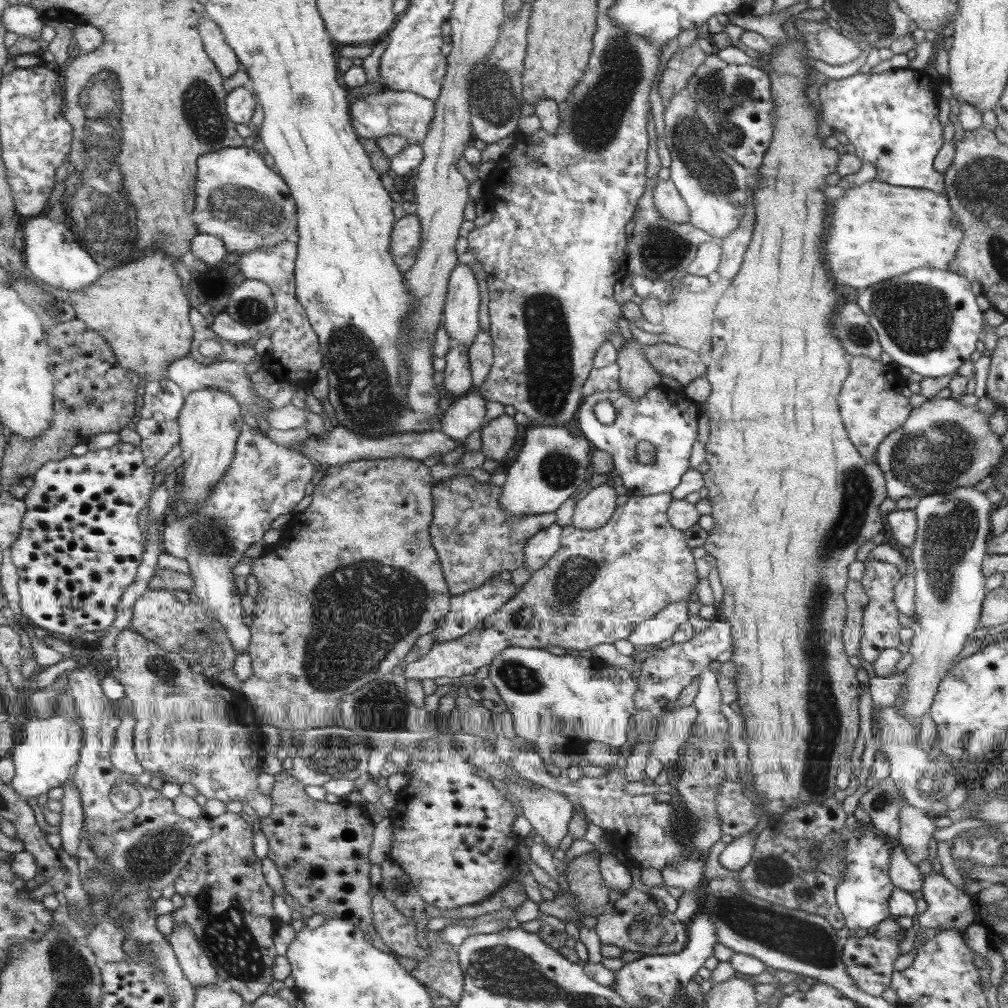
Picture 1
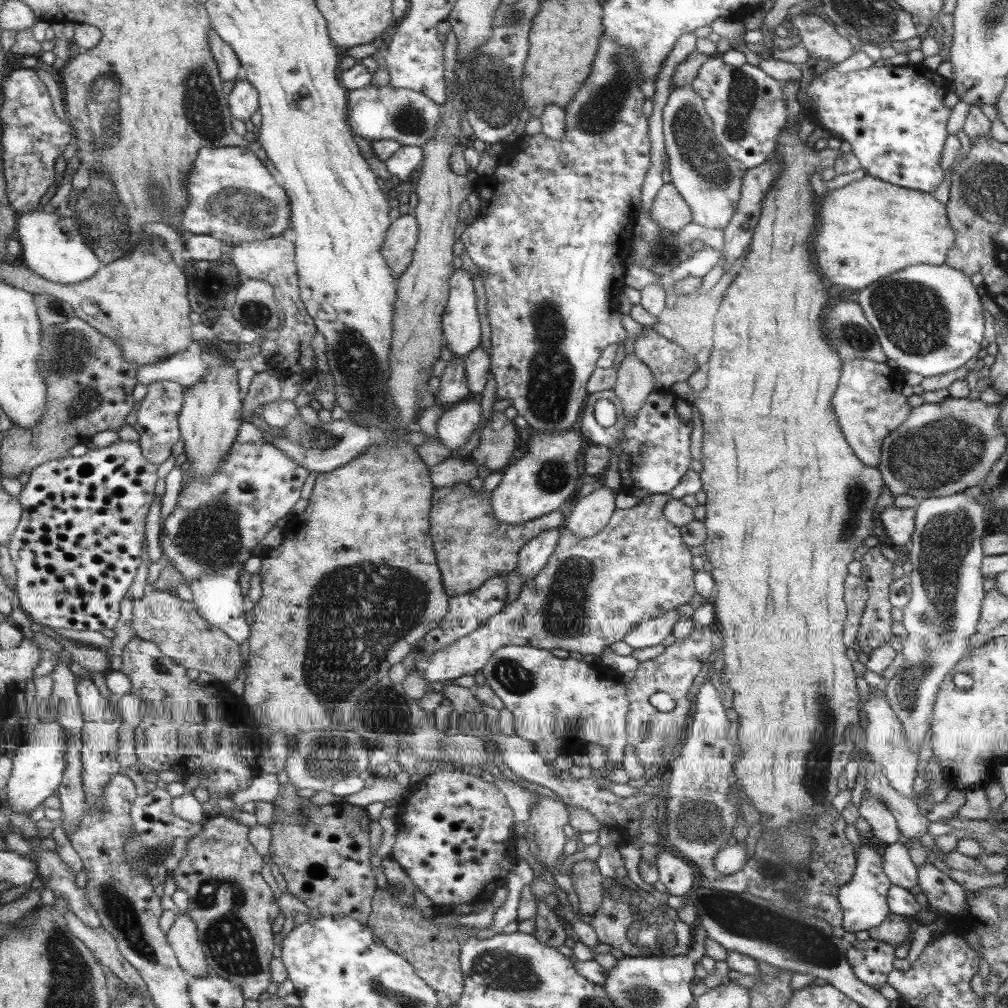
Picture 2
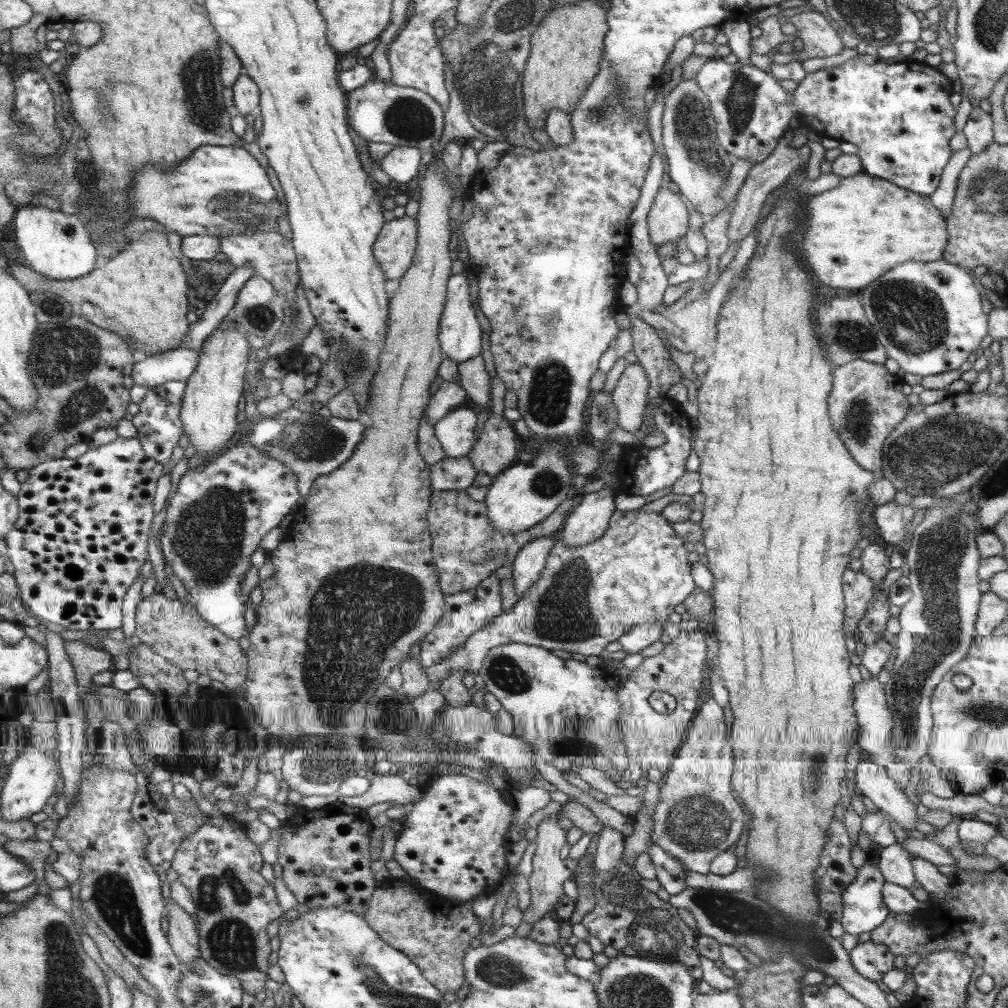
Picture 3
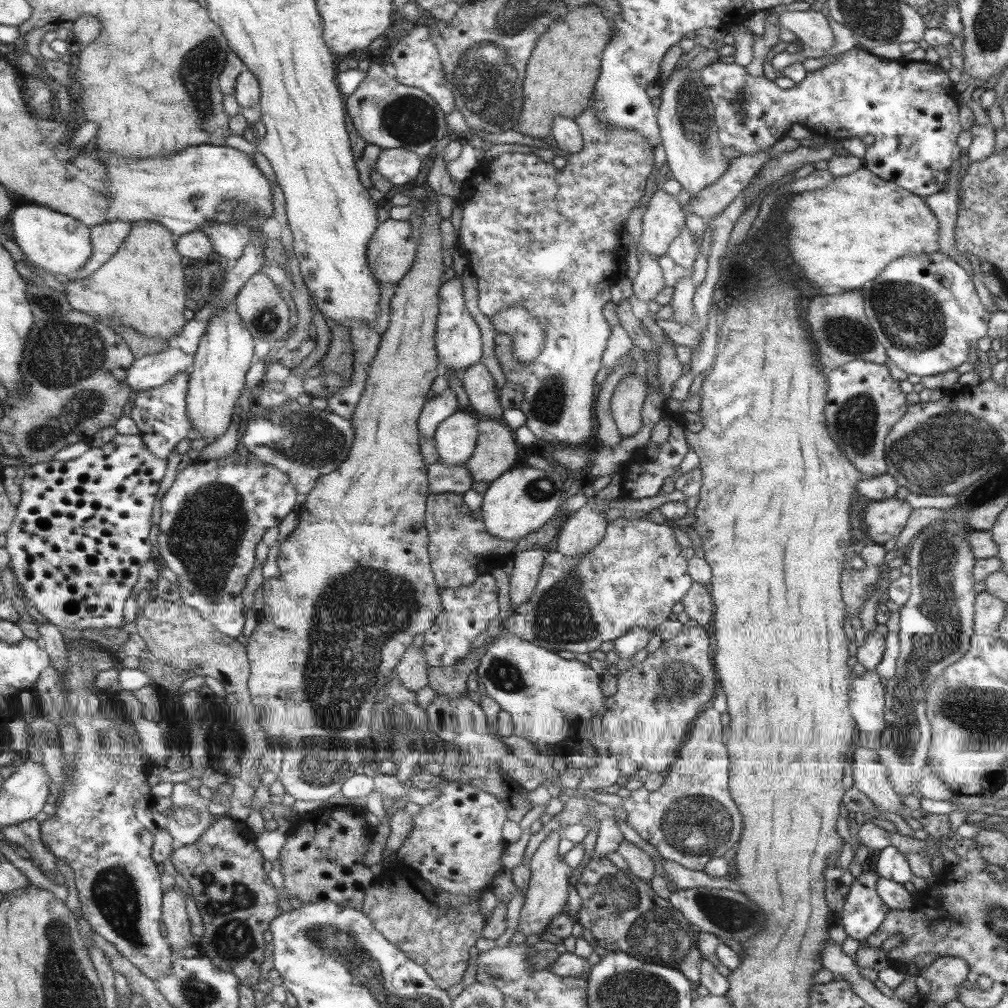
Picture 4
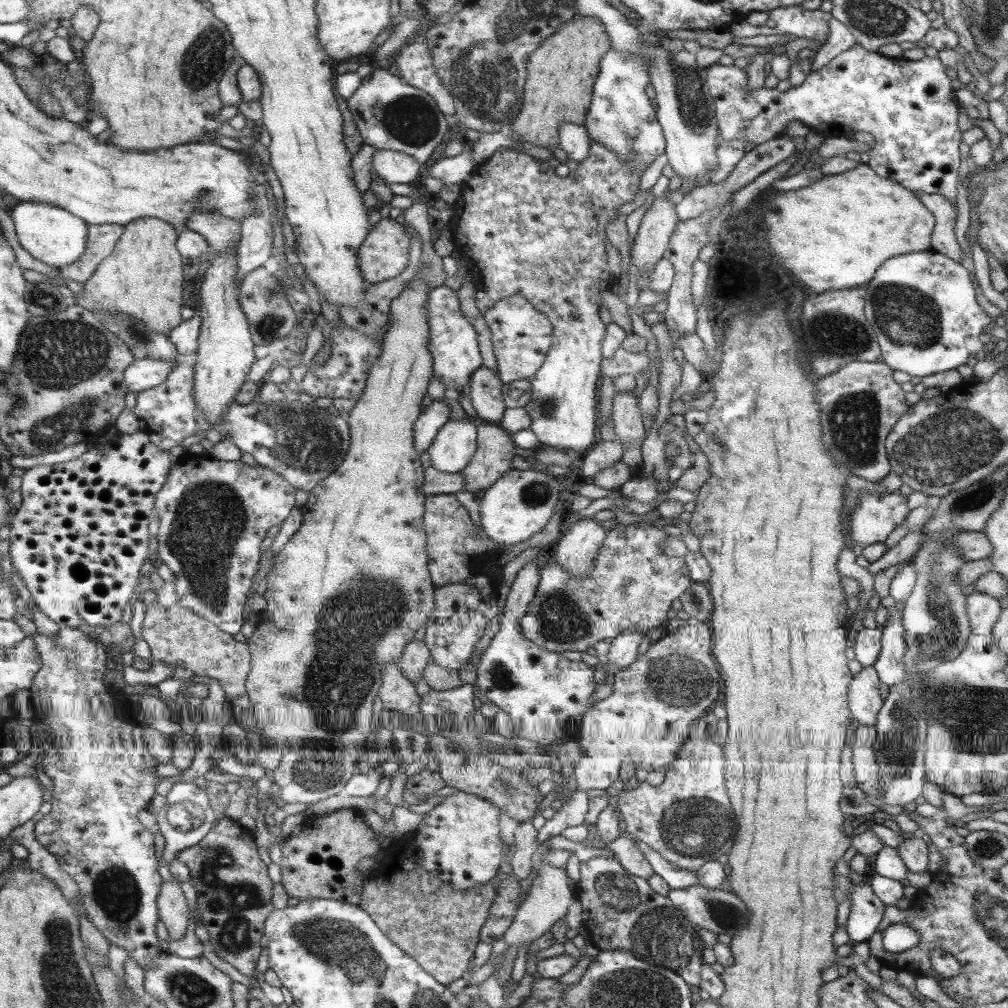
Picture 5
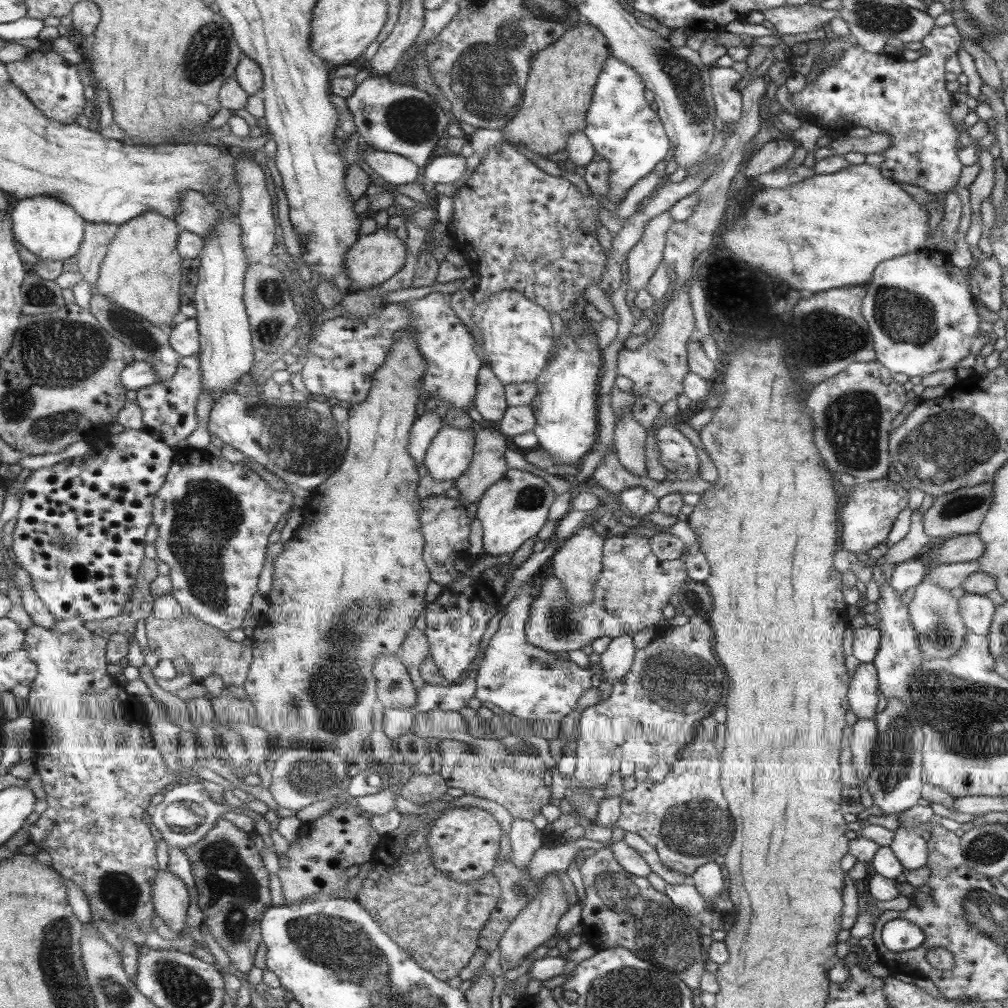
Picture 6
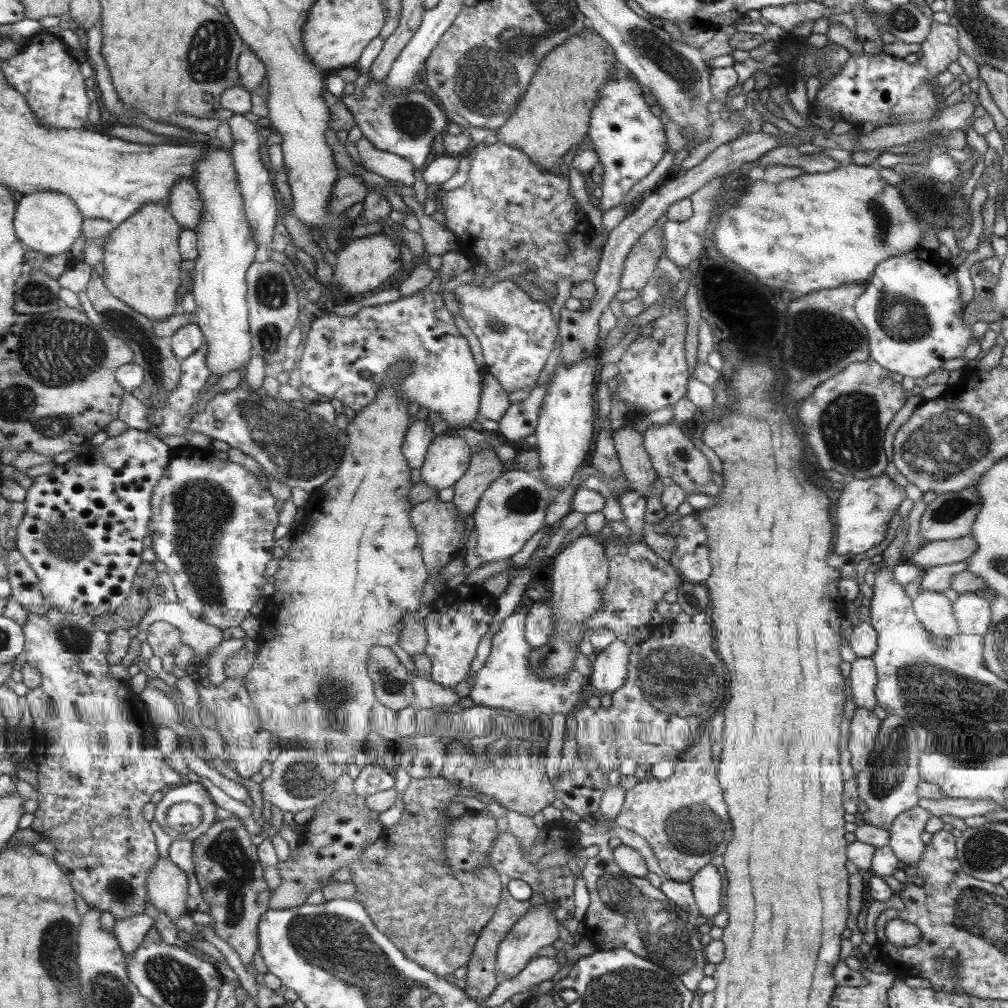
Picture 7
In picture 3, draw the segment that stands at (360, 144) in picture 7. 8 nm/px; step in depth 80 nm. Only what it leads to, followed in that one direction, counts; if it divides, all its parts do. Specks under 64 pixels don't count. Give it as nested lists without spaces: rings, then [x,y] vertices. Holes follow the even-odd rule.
[[[394,146],[379,162],[390,180],[404,184],[417,174],[421,150],[414,146]]]

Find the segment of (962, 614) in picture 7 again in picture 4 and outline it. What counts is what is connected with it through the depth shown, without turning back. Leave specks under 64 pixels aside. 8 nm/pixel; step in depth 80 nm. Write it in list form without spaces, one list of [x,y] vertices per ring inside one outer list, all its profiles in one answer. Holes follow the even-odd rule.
[[[985,591],[978,592],[975,598],[974,634],[995,635],[996,629],[1006,613],[1006,602]]]

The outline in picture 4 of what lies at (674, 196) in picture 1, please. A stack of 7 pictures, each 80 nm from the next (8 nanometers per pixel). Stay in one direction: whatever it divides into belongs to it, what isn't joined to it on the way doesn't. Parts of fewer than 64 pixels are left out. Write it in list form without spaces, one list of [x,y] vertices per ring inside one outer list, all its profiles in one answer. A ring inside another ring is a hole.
[[[657,189],[642,216],[641,250],[655,258],[664,255],[669,243],[686,228],[685,216],[679,201],[662,189]]]

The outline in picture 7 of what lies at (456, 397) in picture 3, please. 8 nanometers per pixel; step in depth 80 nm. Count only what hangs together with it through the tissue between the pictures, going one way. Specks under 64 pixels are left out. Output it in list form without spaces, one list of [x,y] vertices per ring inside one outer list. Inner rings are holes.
[[[426,420],[415,421],[407,430],[405,440],[402,442],[402,453],[405,455],[410,468],[420,468],[424,456],[432,441],[433,432]]]

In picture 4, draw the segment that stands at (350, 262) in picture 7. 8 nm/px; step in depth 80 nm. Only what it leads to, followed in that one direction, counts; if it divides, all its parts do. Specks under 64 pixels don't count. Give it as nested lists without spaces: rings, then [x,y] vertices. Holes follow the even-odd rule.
[[[386,219],[367,244],[367,266],[380,283],[397,284],[415,258],[415,238],[408,221]]]

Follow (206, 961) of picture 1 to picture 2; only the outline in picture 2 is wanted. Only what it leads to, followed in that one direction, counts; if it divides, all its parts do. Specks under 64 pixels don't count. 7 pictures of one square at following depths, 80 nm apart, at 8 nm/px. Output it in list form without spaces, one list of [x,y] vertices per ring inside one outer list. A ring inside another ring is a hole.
[[[177,912],[175,923],[167,933],[170,945],[178,955],[178,961],[191,974],[199,978],[211,973],[201,941],[197,937],[197,927],[190,916]]]

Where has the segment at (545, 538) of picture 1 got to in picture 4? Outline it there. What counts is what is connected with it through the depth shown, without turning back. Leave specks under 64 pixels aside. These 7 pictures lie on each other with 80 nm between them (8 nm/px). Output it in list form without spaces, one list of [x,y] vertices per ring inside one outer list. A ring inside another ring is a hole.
[[[533,545],[529,549],[512,554],[513,567],[509,574],[512,612],[515,607],[530,597],[531,591],[538,581],[546,553],[543,545]]]

